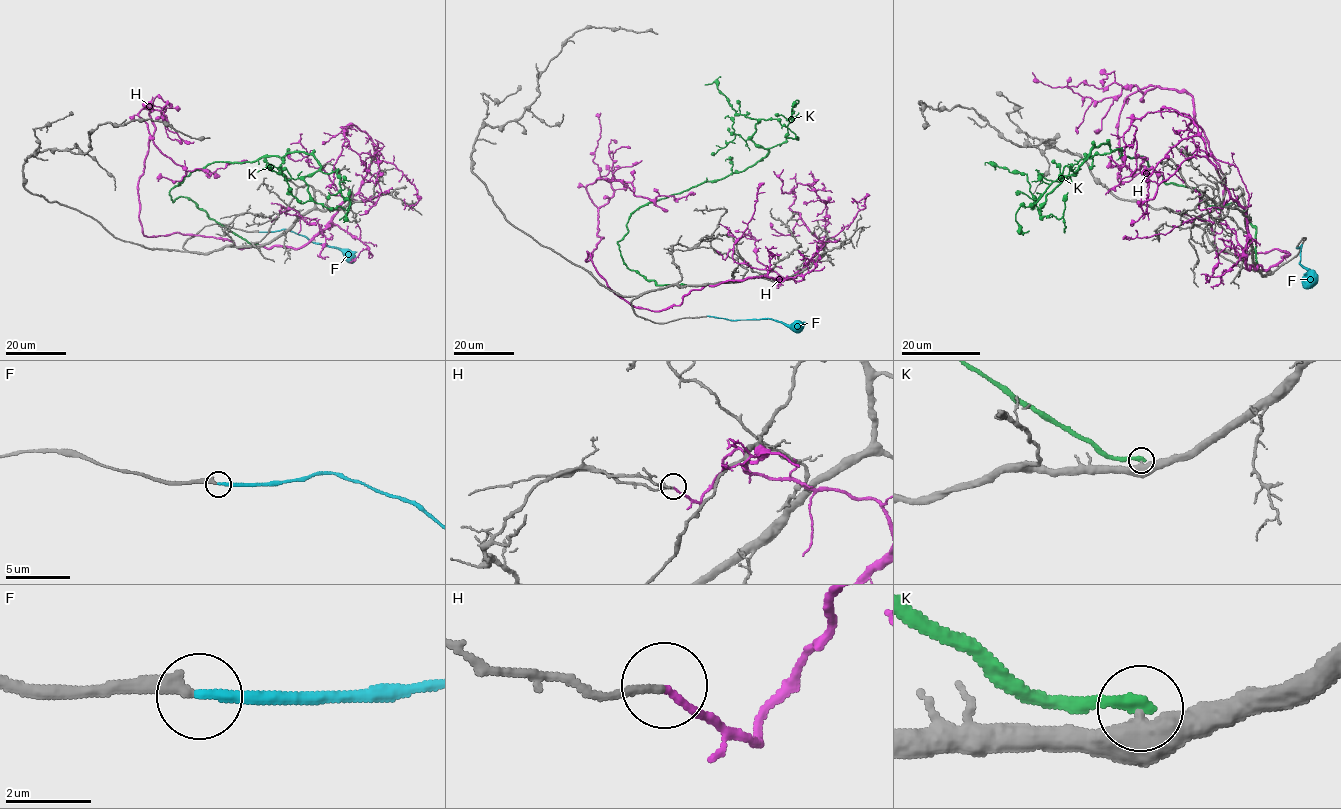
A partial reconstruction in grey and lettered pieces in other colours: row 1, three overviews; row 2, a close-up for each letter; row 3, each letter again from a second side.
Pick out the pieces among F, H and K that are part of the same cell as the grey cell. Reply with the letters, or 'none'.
F

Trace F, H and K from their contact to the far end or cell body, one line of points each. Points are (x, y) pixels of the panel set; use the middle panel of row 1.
F: (707, 316), (729, 320), (770, 318), (802, 326)
H: (716, 250), (767, 273), (650, 311), (586, 260), (602, 238), (588, 185), (628, 181), (649, 199), (695, 193)
K: (706, 284), (648, 280), (617, 242), (642, 206), (768, 152), (751, 139), (757, 120), (705, 85)

